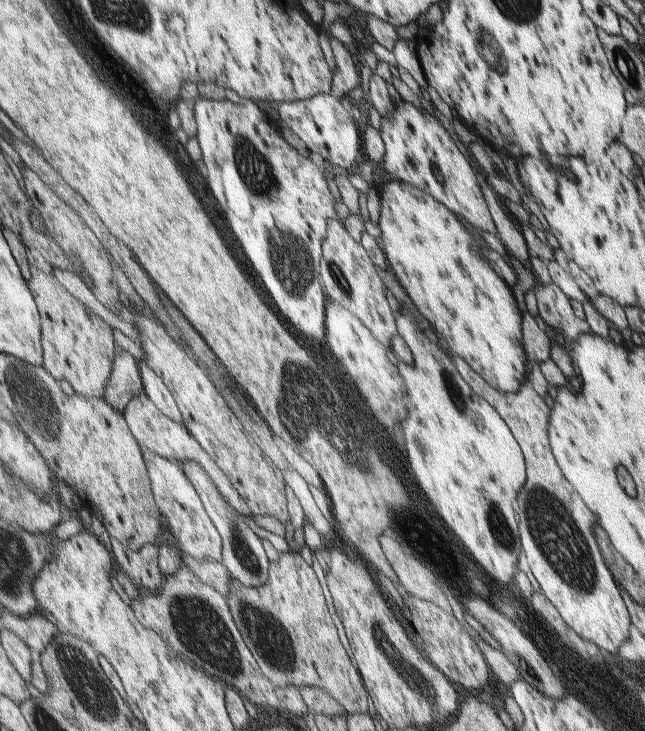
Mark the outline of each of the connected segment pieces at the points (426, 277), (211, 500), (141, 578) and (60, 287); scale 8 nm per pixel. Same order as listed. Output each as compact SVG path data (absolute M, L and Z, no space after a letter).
M392 179L382 188L380 206L379 227L387 264L420 314L438 330L452 352L468 360L468 366L492 388L506 394L520 392L524 384L529 384L529 380L524 380L526 368L522 364L524 334L520 336L520 310L507 282L484 256L482 245L478 252L478 244L460 224L461 218L416 185Z
M170 459L170 462L178 464L182 468L182 474L186 474L188 482L194 486L194 490L200 496L200 500L214 523L216 530L219 532L222 540L222 563L229 570L233 578L239 580L244 585L259 587L262 586L269 577L270 560L266 556L262 539L259 538L253 530L244 521L245 518L240 514L234 506L231 506L220 494L217 486L206 473L206 470L194 462L194 460L186 460L186 462L178 462L178 460Z
M148 544L147 547L132 552L126 552L126 558L116 558L120 566L130 572L133 584L144 586L151 591L159 591L164 581L164 576L158 566L159 545Z
M31 267L32 272L32 278L31 281L29 281L32 292L34 293L34 296L36 297L36 300L39 304L39 308L41 310L41 316L43 320L43 346L45 350L45 367L58 379L58 380L67 380L69 383L72 384L73 388L76 390L80 396L85 396L86 398L104 398L106 396L107 388L108 388L108 381L110 380L110 375L112 374L112 366L114 366L114 360L116 360L116 353L118 350L118 346L116 345L114 341L114 337L112 337L112 327L108 325L108 322L106 320L102 319L102 316L98 316L98 314L95 314L82 302L82 300L78 300L76 296L73 296L70 293L70 290L62 284L58 280L58 278L55 275L50 275L48 272L44 272L44 270L41 270L40 268Z

